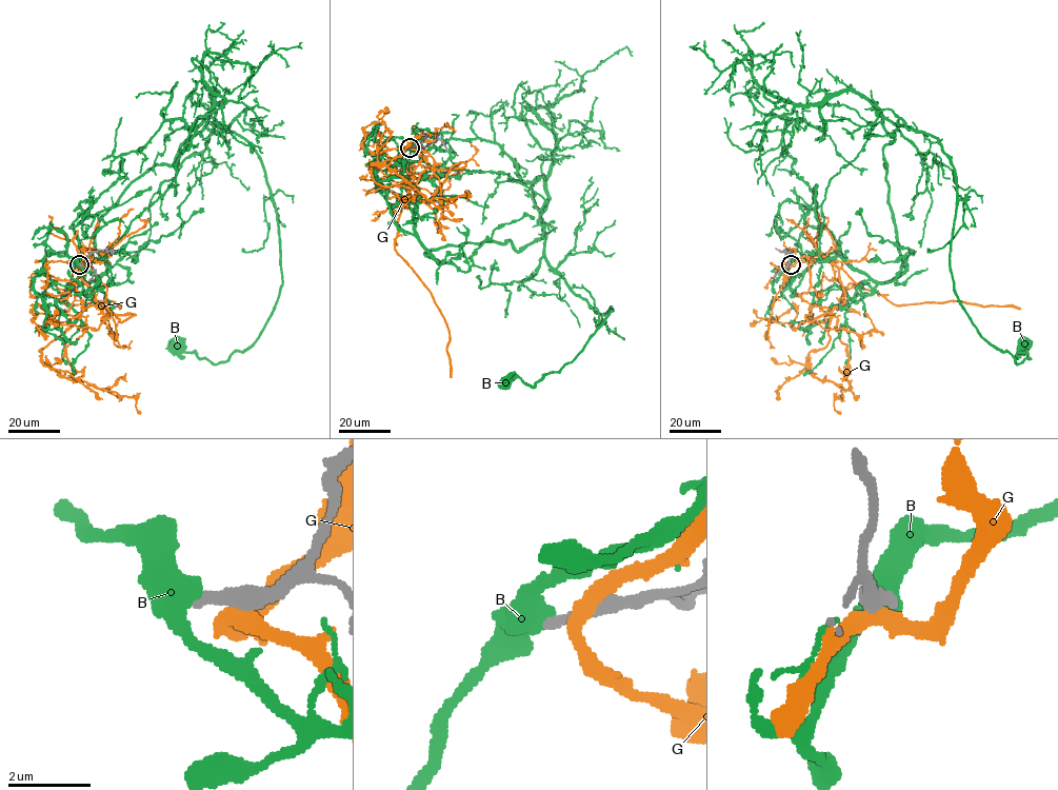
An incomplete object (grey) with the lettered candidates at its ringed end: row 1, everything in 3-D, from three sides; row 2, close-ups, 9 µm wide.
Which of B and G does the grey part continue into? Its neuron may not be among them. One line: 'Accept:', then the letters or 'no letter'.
Accept: no letter

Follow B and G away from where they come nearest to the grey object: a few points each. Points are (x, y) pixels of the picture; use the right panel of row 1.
B: (791, 263), (905, 269), (878, 110), (954, 170), (973, 324), (1017, 363), (1027, 344)
G: (790, 264), (838, 269), (844, 301), (805, 317), (829, 310), (807, 369), (842, 389), (840, 414)

